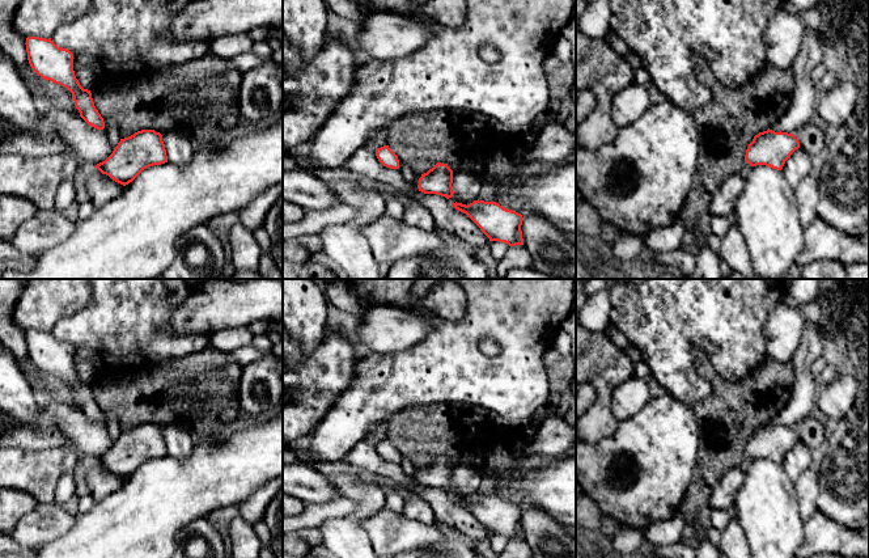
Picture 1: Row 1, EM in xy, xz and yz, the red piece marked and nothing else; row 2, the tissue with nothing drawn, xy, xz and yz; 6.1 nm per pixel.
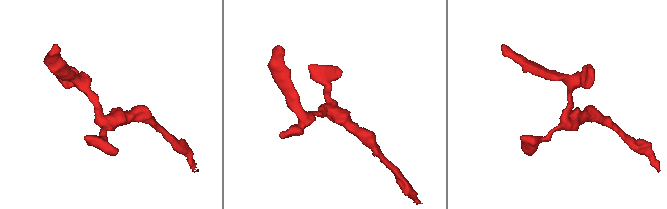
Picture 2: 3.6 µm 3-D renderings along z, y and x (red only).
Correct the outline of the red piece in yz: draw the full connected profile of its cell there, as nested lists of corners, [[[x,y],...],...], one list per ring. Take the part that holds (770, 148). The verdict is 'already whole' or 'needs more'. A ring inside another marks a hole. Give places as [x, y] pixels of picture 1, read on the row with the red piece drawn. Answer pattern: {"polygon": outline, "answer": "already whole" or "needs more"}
{"polygon": [[[767,130],[754,136],[745,155],[745,162],[751,166],[766,165],[781,170],[790,155],[800,148],[793,134]]], "answer": "already whole"}

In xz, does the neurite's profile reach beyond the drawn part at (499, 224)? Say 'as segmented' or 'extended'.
as segmented

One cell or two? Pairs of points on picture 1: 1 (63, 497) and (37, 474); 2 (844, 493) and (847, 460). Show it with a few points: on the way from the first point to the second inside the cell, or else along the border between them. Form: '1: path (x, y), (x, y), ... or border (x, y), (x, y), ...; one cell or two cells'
1: border (72, 472), (64, 473), (60, 477), (53, 502); two cells
2: path (847, 485), (847, 468); one cell

